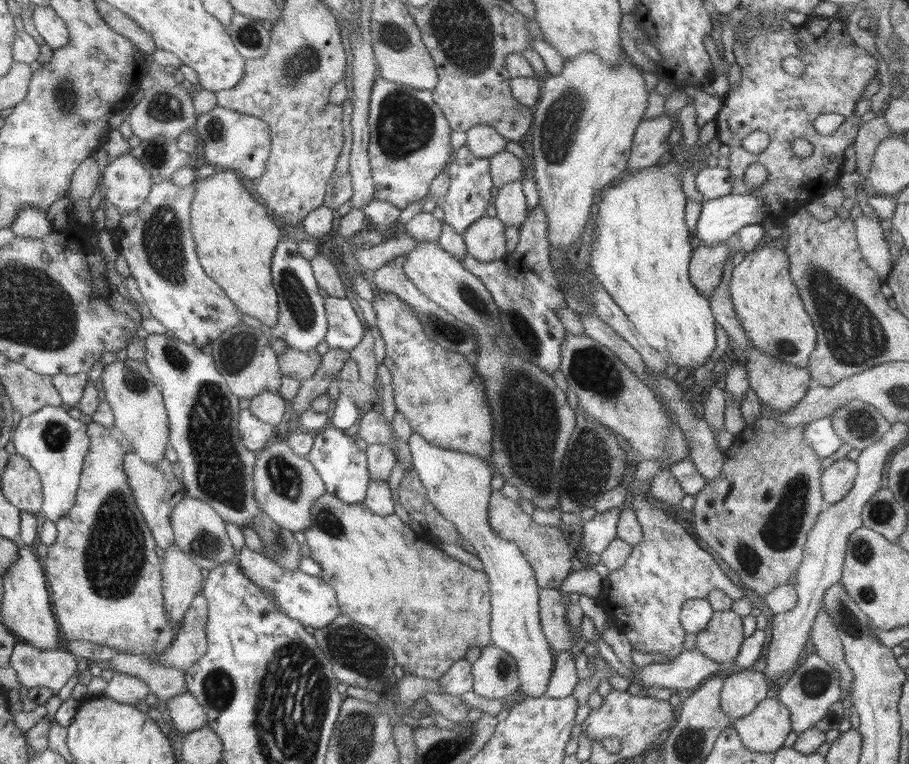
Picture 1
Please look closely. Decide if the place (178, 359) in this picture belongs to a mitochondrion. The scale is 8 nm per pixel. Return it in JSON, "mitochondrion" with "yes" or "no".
{"mitochondrion":"yes"}

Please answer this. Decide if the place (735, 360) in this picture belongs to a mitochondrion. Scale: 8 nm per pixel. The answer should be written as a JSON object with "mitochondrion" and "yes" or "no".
{"mitochondrion":"no"}

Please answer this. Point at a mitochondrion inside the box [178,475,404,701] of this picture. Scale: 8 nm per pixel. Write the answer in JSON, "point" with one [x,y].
{"point":[357,650]}

